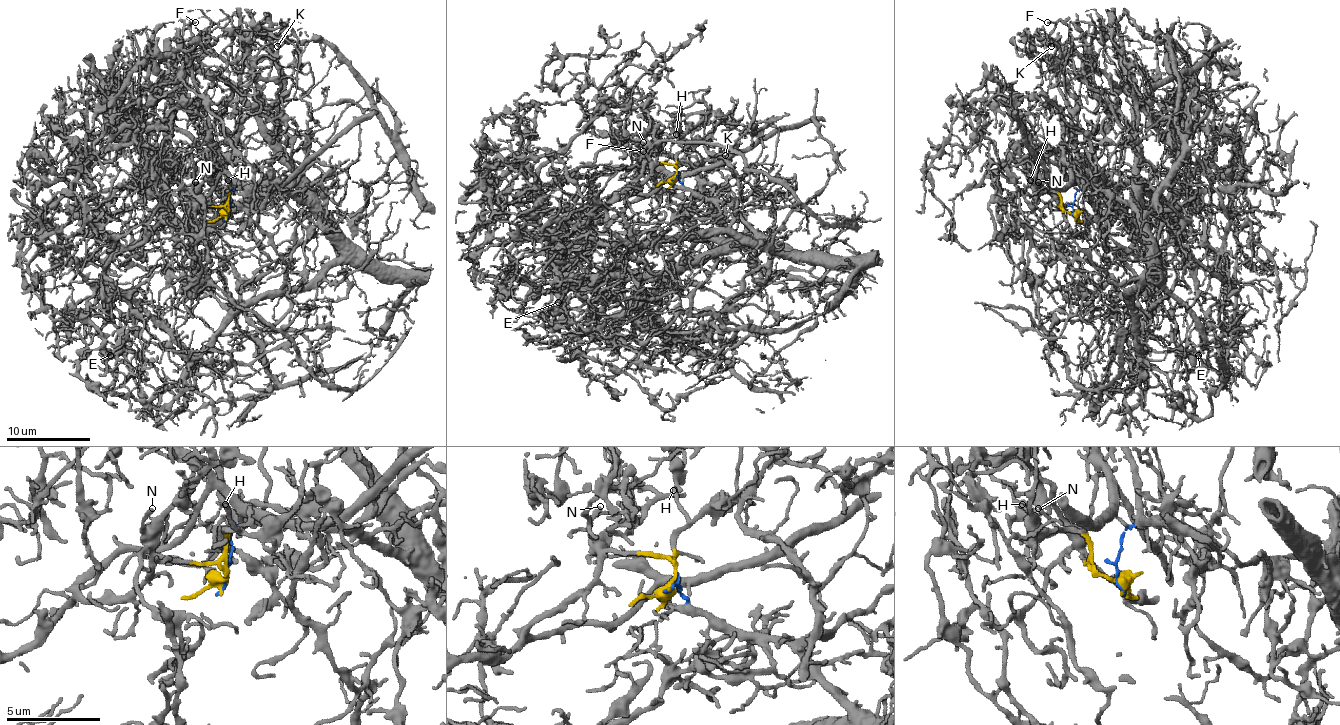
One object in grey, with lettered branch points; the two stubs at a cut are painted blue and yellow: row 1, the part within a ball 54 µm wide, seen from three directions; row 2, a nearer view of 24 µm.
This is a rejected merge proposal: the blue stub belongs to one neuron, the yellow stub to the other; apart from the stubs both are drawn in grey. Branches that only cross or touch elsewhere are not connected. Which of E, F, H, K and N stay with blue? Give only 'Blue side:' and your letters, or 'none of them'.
Blue side: F

